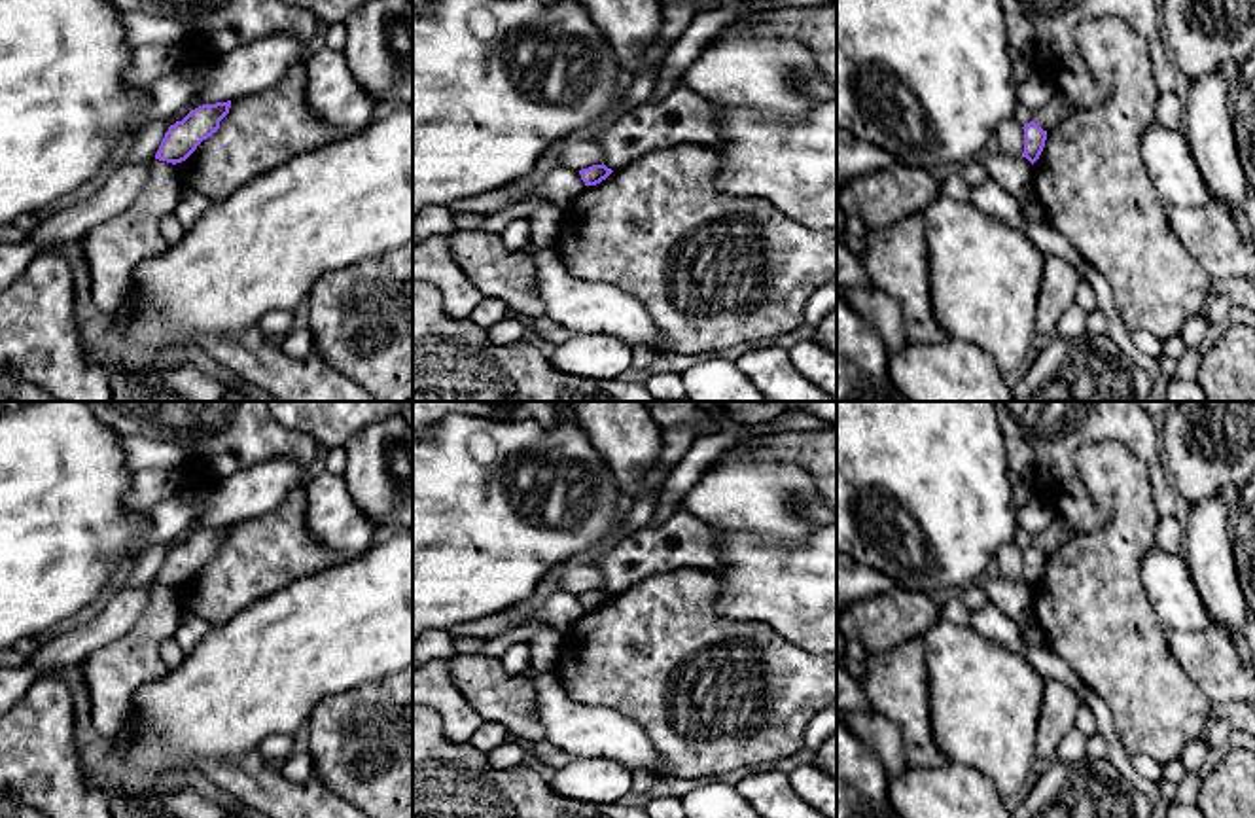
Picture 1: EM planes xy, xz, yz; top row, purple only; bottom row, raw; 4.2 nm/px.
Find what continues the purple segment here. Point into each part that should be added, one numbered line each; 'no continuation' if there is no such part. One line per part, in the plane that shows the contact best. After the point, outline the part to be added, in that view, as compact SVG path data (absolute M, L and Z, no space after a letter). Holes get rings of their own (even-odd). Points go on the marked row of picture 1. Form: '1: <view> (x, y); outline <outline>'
no continuation

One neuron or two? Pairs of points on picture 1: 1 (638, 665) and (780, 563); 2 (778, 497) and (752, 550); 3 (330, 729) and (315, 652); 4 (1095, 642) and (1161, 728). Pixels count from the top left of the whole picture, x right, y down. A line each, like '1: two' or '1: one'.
1: two
2: two
3: two
4: one

